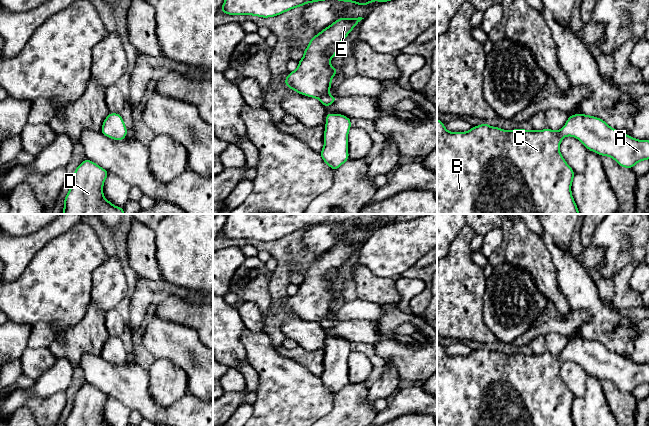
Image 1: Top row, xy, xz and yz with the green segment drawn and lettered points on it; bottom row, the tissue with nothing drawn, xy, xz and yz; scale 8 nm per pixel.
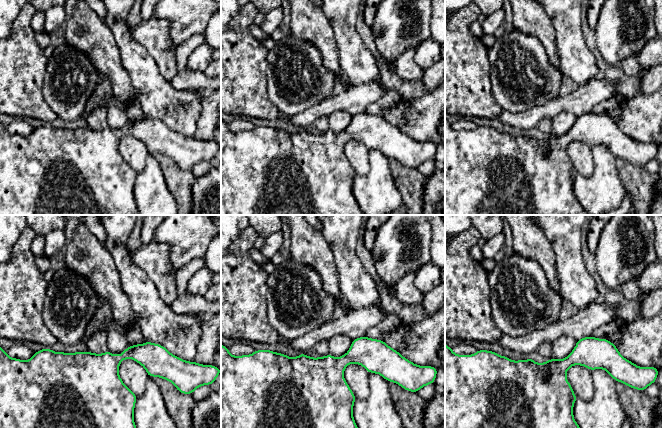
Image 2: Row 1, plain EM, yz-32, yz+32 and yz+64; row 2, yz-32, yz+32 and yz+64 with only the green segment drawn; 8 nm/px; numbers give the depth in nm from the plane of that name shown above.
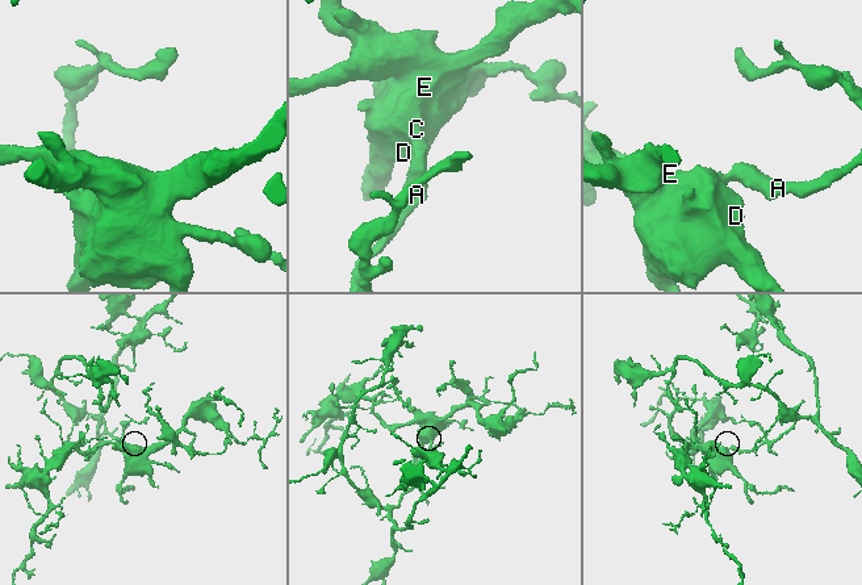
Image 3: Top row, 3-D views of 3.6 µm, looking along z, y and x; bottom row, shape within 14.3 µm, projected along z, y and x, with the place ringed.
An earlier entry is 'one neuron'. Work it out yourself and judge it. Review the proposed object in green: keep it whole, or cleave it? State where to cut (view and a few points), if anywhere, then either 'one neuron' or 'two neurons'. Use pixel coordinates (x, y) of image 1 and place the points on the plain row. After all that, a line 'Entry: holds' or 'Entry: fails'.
cut none; one neuron
Entry: holds

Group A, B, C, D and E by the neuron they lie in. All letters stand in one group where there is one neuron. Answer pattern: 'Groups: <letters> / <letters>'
Groups: A B C D E

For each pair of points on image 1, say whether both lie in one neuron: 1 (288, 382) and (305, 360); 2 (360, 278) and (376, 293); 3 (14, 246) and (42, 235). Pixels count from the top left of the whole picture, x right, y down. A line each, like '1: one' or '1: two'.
1: two
2: one
3: one

